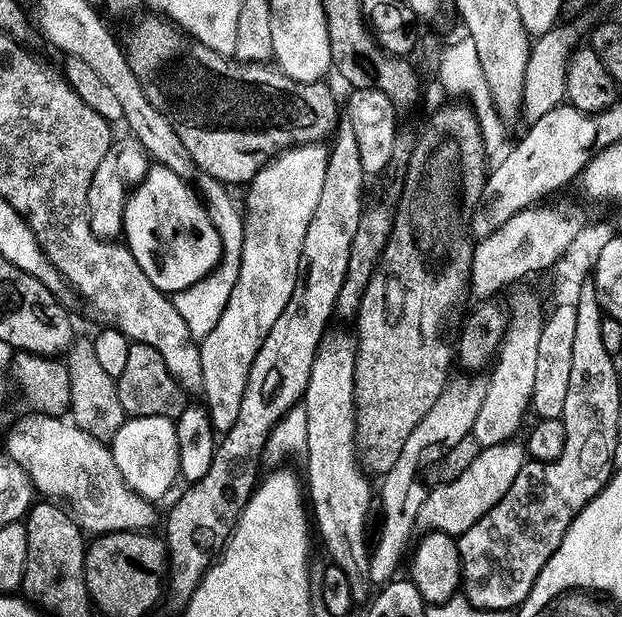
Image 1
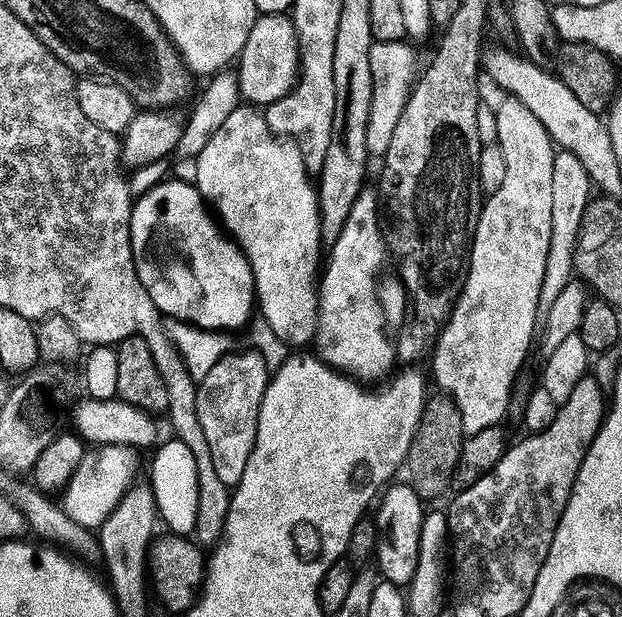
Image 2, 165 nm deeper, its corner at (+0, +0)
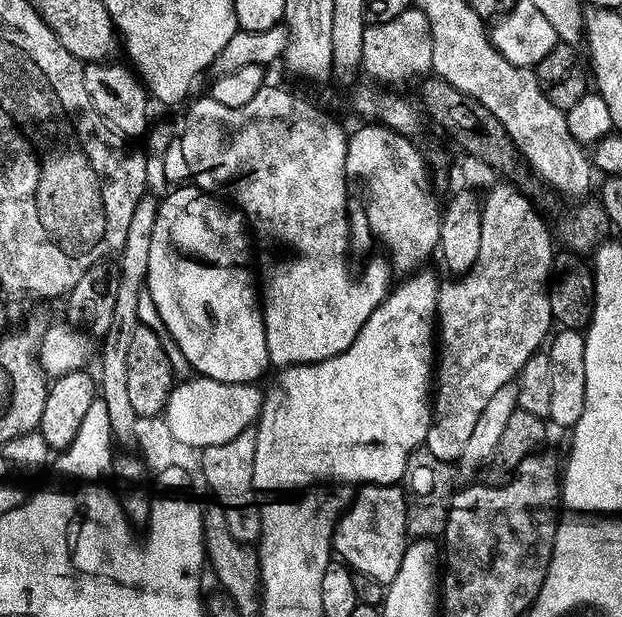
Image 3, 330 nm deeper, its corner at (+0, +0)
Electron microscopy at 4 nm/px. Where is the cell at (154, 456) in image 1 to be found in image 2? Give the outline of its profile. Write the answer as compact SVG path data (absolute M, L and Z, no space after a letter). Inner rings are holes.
M107 444L88 451L61 493L60 506L84 528L98 530L135 481L137 451L126 444Z

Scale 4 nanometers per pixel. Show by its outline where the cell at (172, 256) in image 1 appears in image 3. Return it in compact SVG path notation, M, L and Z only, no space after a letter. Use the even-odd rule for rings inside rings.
M189 186L170 192L159 201L157 220L150 238L146 281L146 289L153 299L155 313L161 318L163 331L169 332L170 340L199 375L231 384L259 381L259 376L270 368L270 361L262 304L257 289L256 292L252 289L252 276L248 273L250 232L246 221L239 211L219 204L216 201L219 199L203 188Z

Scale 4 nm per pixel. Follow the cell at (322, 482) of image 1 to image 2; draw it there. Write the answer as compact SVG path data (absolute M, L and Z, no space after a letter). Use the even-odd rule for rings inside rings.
M365 186L358 194L358 198L354 198L354 206L350 206L350 214L346 214L346 222L338 238L327 251L326 263L323 265L322 275L318 280L320 313L316 319L315 351L325 364L329 364L336 371L352 377L357 382L381 381L393 371L392 360L397 359L393 337L391 335L388 337L384 333L386 323L383 308L379 304L378 281L382 276L380 271L384 268L386 240L385 237L384 240L380 237L380 220L376 217L377 193L373 192L371 192L371 187Z

